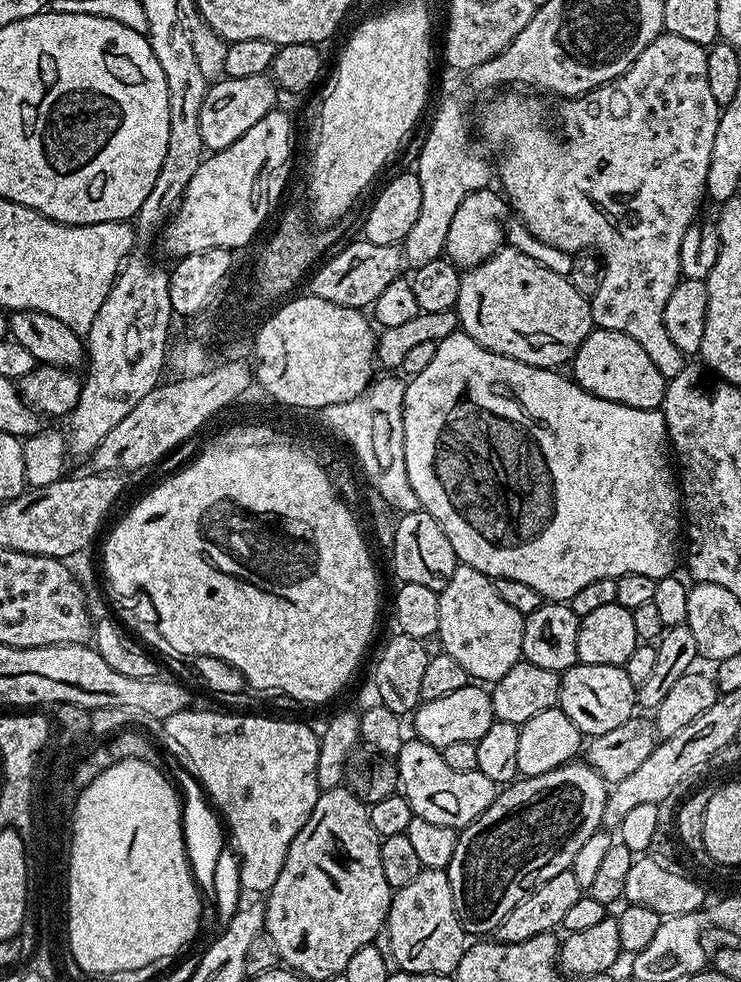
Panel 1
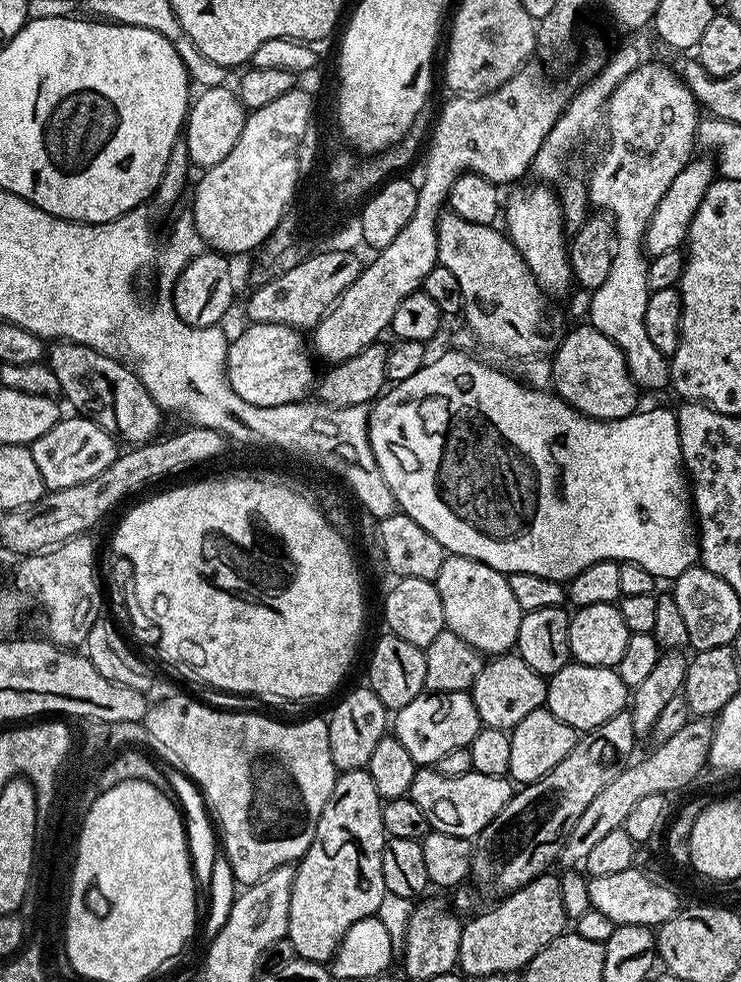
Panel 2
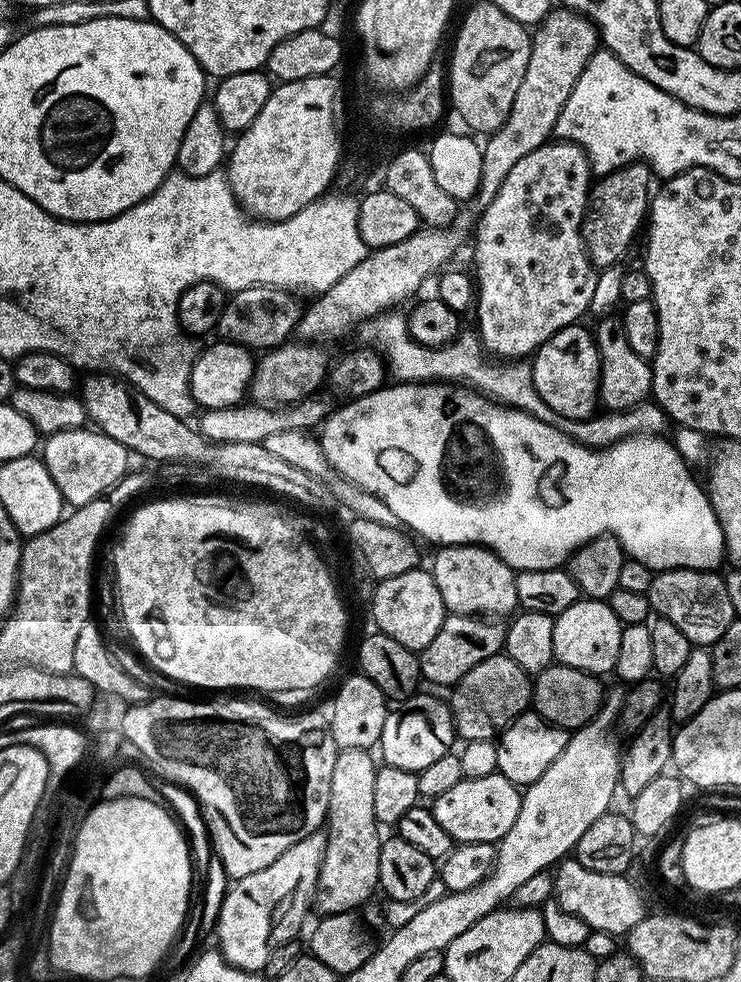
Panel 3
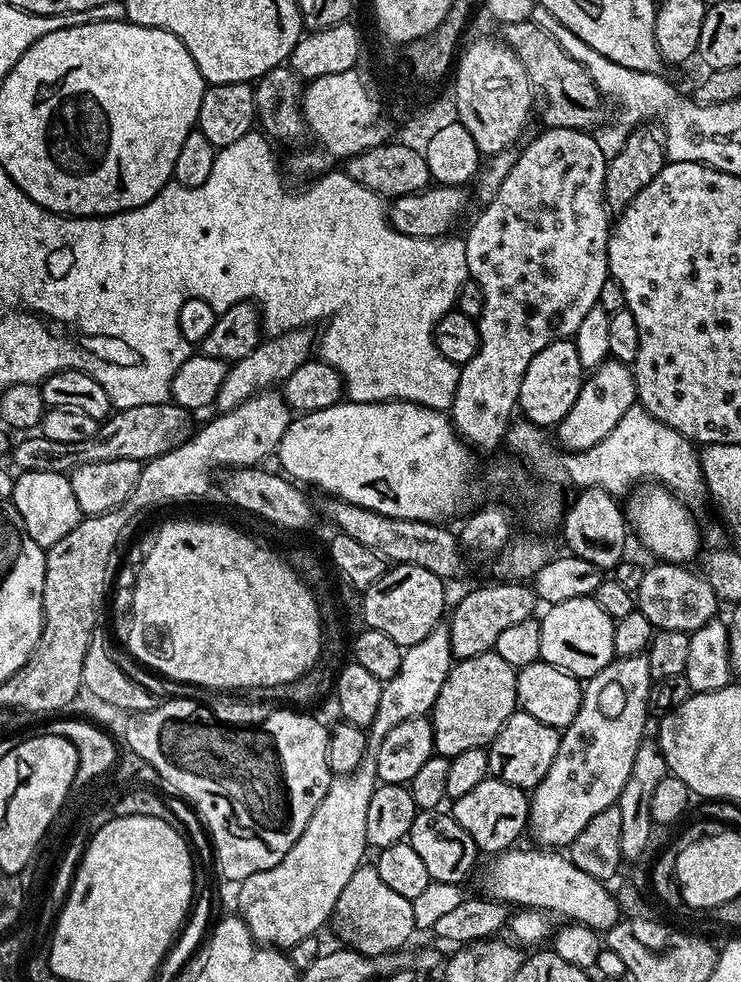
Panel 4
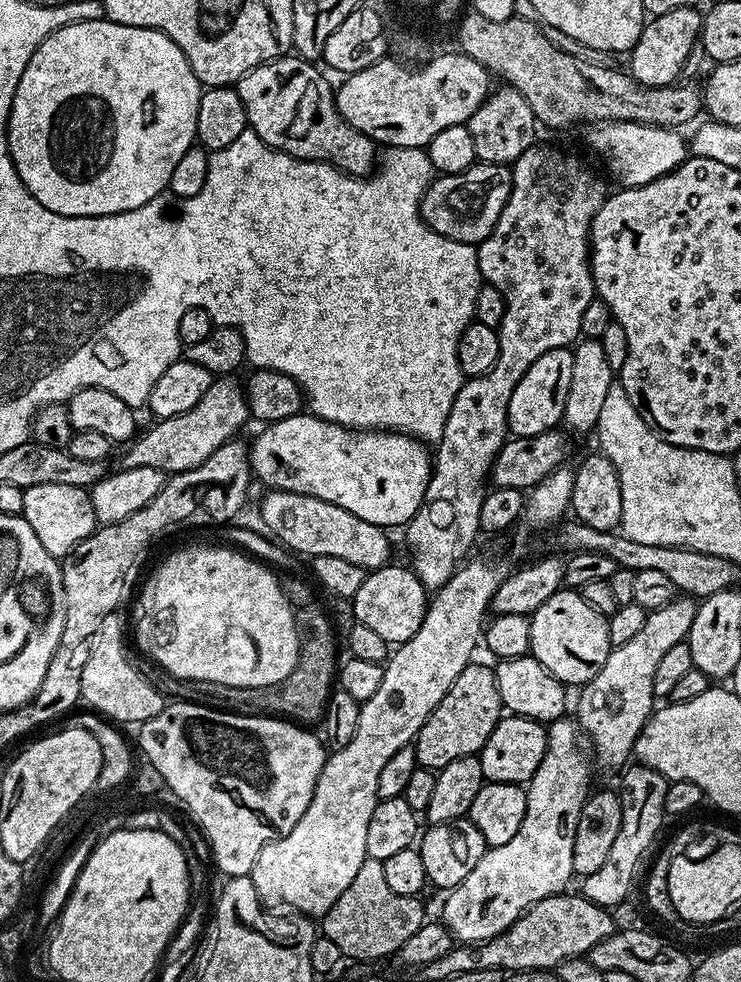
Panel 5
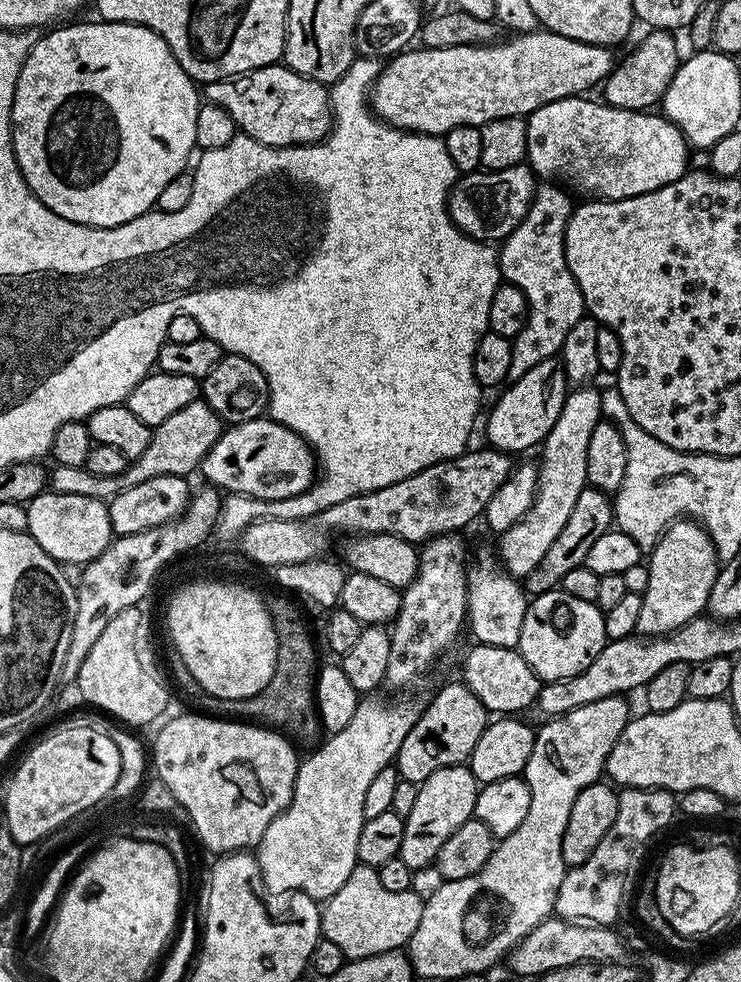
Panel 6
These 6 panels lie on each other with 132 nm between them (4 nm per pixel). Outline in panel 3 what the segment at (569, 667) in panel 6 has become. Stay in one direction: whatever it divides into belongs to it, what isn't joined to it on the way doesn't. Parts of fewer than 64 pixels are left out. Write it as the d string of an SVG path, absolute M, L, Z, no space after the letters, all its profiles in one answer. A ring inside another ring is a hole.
M581 598L554 619L554 657L559 663L583 672L611 673L618 662L622 625L607 602Z

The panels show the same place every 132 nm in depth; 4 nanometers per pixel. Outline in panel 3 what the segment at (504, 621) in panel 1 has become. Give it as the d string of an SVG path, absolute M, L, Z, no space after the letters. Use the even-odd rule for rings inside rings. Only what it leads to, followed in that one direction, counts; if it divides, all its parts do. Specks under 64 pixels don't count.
M444 546L437 552L440 553L433 558L430 571L449 613L504 618L517 611L516 572L507 562L498 559L495 552L479 546Z

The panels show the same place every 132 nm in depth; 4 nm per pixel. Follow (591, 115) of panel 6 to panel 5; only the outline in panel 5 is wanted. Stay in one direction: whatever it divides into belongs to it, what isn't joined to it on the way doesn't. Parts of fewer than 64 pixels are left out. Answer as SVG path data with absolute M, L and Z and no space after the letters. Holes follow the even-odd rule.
M601 121L588 129L588 142L601 156L611 174L623 187L648 185L672 172L688 157L688 142L677 129L654 127L651 124Z

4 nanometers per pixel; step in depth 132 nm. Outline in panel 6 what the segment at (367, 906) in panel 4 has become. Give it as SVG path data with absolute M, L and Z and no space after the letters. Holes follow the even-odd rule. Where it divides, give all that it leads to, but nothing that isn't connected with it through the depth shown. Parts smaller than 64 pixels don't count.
M357 863L356 868L350 870L350 878L342 882L338 894L323 901L320 910L320 935L323 939L337 944L348 960L361 960L374 954L394 952L403 949L411 940L414 930L418 930L418 922L422 922L424 901L425 897L419 896L416 890L386 890L386 886L382 886L382 878L377 869Z

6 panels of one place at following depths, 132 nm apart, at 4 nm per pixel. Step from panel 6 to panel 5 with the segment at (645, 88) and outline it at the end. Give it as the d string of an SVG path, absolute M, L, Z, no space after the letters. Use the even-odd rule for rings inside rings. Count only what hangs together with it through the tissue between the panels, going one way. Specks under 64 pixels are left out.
M699 7L679 8L678 10L666 10L666 14L652 16L647 21L638 38L638 42L632 47L630 59L632 68L630 75L642 86L657 88L667 84L675 84L681 79L681 72L690 57L690 52L696 41L700 39L700 27L704 25L704 18Z

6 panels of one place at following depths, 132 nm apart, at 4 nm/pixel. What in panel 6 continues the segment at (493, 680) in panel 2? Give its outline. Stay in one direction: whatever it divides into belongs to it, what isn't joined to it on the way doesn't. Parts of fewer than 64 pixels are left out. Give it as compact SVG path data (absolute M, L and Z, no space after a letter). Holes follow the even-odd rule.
M463 682L442 685L433 694L432 701L423 705L418 722L414 722L414 730L402 738L402 746L394 761L400 779L418 786L430 778L434 770L471 761L474 746L478 746L478 738L482 738L489 723L489 710L478 702L474 690L467 688Z

